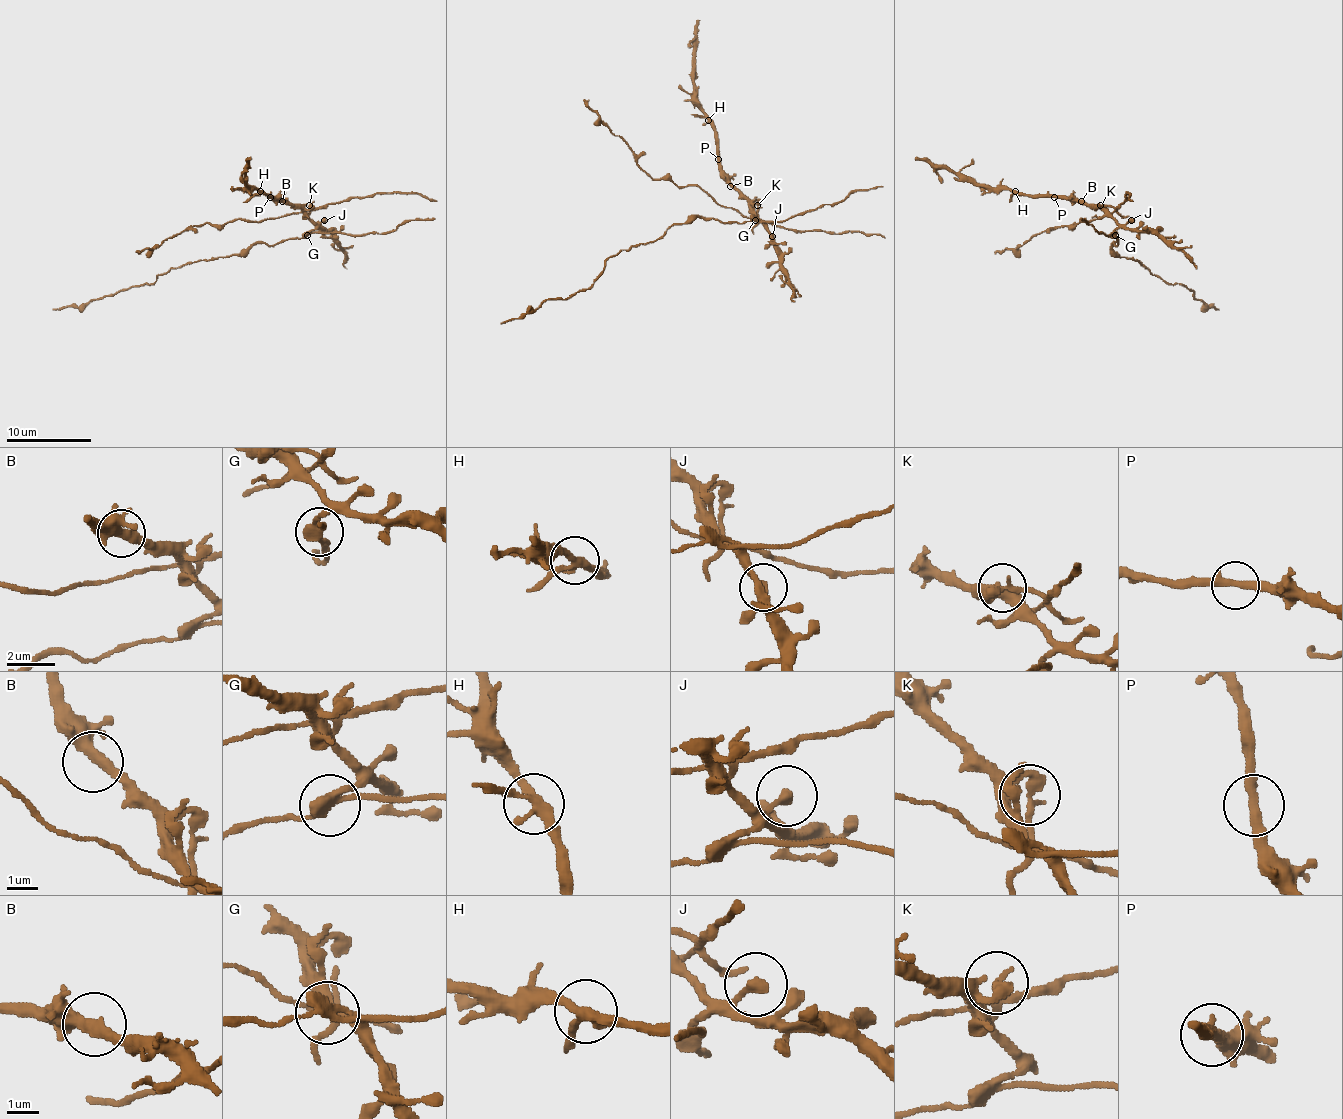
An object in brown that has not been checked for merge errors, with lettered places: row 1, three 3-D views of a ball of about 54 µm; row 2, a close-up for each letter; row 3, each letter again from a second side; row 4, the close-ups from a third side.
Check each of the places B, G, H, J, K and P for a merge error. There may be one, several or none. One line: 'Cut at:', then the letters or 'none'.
Cut at: G, K

